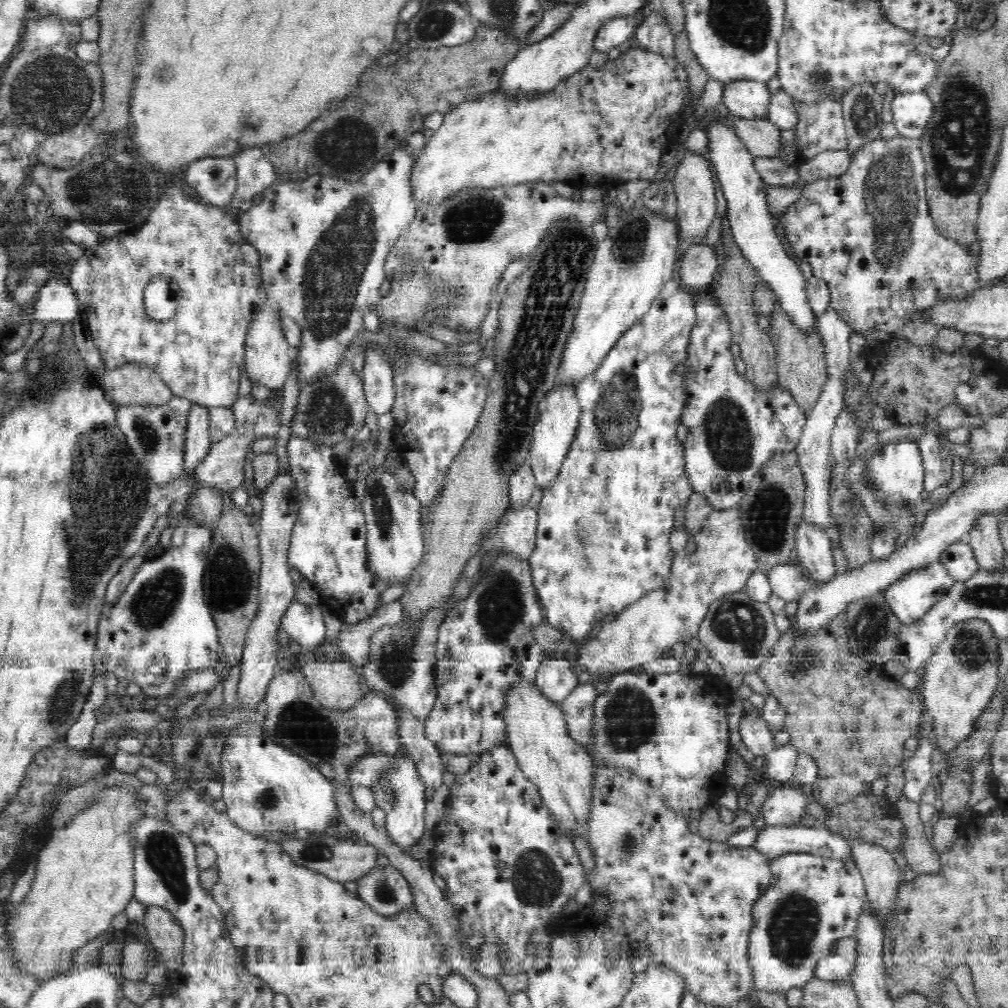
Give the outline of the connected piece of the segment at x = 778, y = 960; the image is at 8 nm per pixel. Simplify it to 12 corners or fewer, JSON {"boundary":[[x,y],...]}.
{"boundary":[[788,852],[753,910],[759,990],[804,987],[867,902],[860,868]]}

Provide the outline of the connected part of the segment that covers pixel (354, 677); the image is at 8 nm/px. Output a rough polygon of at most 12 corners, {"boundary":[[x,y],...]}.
{"boundary":[[350,662],[300,667],[314,698],[346,710],[363,698]]}

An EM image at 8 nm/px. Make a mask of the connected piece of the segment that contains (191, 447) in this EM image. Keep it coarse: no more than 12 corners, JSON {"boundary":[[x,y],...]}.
{"boundary":[[190,402],[185,468],[192,468],[212,442],[209,407]]}

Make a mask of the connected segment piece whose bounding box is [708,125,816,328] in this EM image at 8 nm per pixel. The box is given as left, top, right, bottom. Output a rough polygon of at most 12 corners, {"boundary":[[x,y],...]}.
{"boundary":[[722,125],[709,155],[727,217],[758,277],[801,328],[816,327],[807,269],[777,238],[756,158]]}

